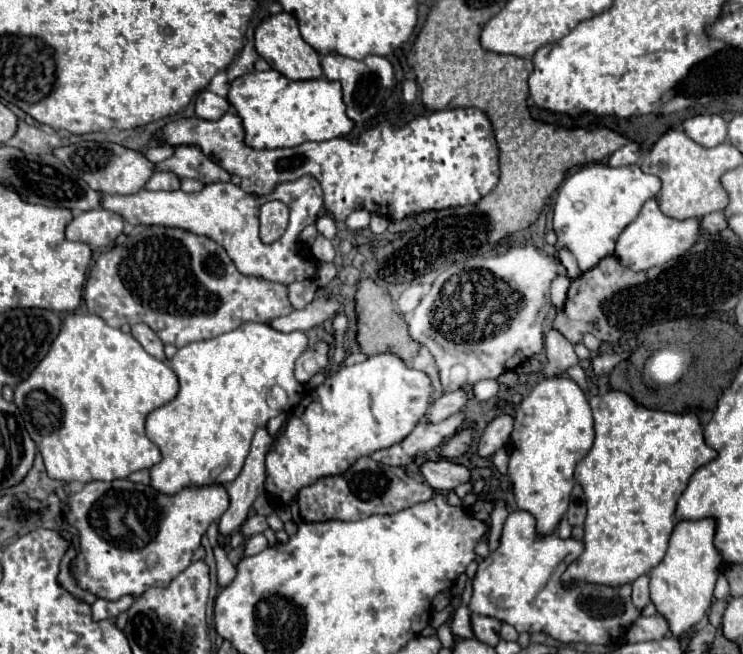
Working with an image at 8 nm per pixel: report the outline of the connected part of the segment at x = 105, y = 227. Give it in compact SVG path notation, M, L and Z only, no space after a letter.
M97 208L75 216L67 226L65 234L67 240L85 242L91 248L107 248L119 234L123 234L123 230L125 230L125 220L119 214Z

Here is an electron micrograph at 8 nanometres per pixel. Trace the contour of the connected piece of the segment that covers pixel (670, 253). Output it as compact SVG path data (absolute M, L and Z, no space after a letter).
M655 198L647 200L639 216L623 230L623 234L617 240L615 246L615 256L621 260L621 264L629 266L631 270L647 270L653 266L661 266L669 262L671 258L677 258L679 254L687 252L699 238L699 218L687 218L687 220L677 220L671 216L665 216L659 208L659 202Z

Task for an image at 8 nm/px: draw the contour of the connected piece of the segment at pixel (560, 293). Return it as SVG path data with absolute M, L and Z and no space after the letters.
M555 278L551 284L551 300L557 308L561 308L565 304L565 288L567 288L567 278Z

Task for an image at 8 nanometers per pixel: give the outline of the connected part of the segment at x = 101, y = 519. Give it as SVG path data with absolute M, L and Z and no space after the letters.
M125 478L113 482L87 482L81 492L69 496L69 508L65 518L81 536L81 554L73 560L71 574L81 588L95 596L117 600L125 594L139 596L149 586L167 586L179 572L183 572L191 564L191 556L201 544L201 536L229 508L229 494L225 484L183 488L177 494L163 494L153 486L135 484Z

